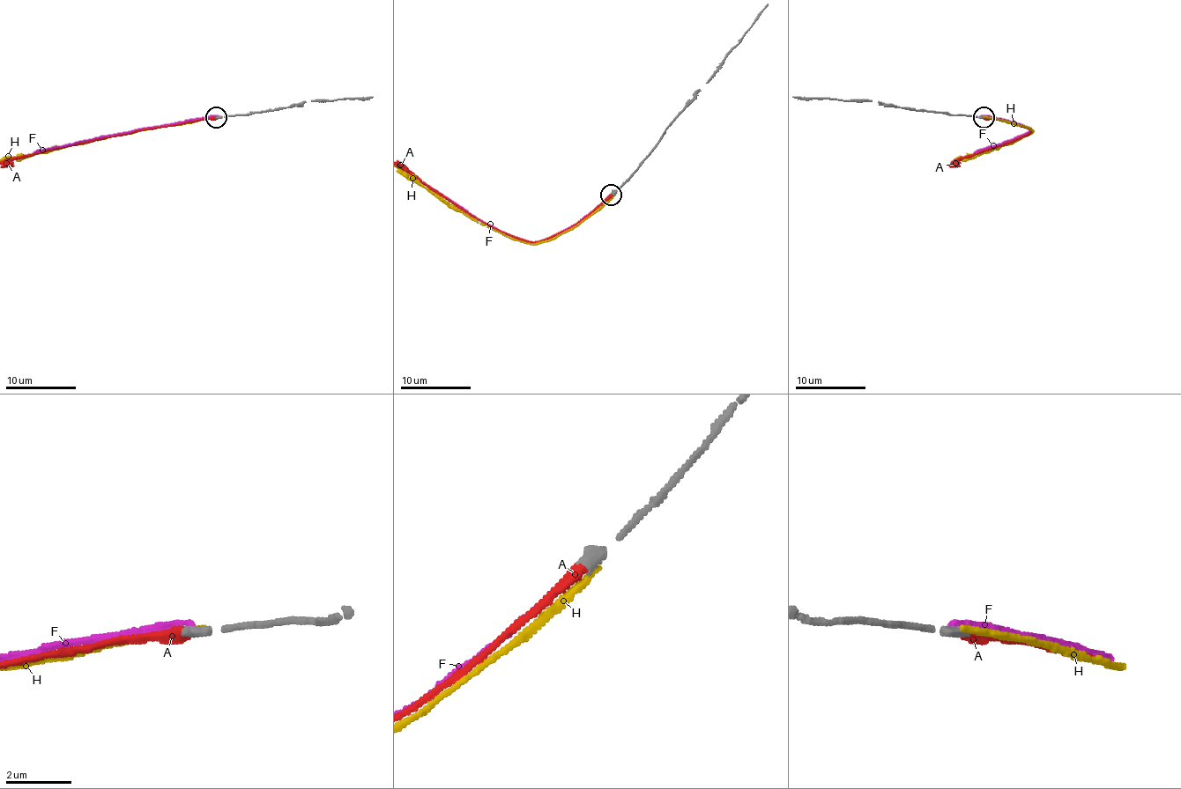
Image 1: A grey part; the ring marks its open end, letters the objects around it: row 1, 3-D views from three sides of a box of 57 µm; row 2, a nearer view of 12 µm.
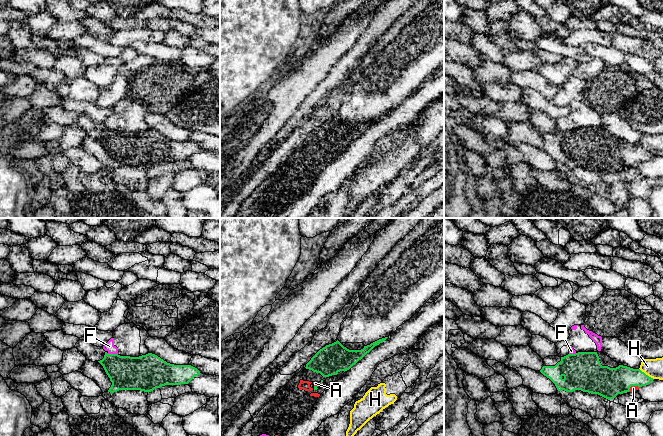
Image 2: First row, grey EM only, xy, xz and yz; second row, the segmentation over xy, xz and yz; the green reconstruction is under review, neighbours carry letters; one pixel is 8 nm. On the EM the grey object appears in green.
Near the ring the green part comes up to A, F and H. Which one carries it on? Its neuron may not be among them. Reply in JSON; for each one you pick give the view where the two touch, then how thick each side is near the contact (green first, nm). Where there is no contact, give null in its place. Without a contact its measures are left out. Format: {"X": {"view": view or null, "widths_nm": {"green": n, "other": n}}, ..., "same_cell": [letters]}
{"A": {"view": "yz", "widths_nm": {"green": 240, "other": 50}}, "same_cell": ["A"]}

